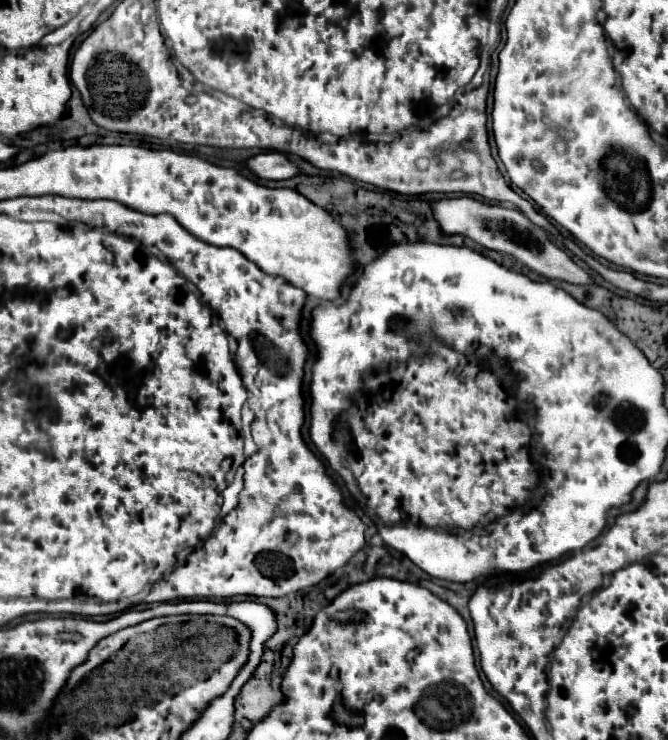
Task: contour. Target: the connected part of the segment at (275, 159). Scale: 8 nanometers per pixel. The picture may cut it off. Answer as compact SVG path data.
M260 153L254 155L246 161L246 167L256 173L260 179L272 179L272 181L282 181L296 177L300 169L286 159L284 153Z

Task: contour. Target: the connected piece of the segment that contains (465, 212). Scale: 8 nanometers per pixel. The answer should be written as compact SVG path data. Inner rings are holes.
M470 197L442 199L434 203L432 207L434 207L434 215L438 223L442 225L446 233L452 233L452 235L460 233L460 235L470 237L482 247L508 253L516 257L520 263L524 263L526 267L530 267L532 271L536 271L538 275L548 277L548 279L560 279L568 283L590 283L592 281L590 275L584 269L580 269L566 251L558 249L540 227L530 223L530 219L516 209L508 209L500 205L486 205Z

